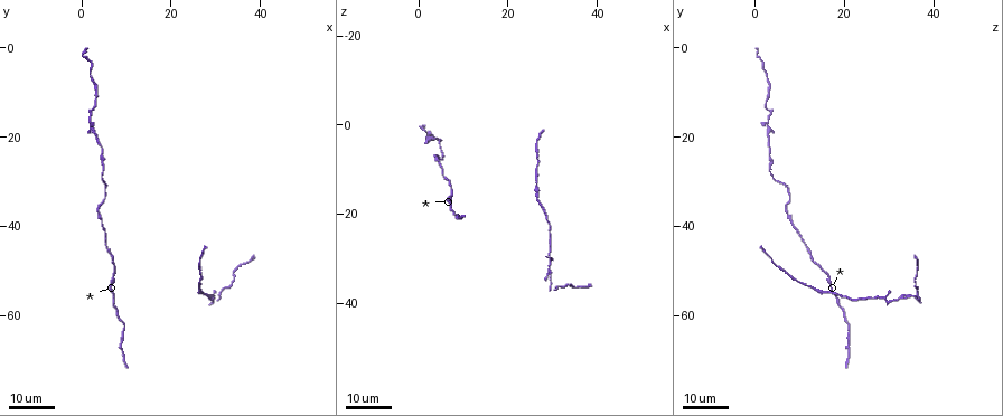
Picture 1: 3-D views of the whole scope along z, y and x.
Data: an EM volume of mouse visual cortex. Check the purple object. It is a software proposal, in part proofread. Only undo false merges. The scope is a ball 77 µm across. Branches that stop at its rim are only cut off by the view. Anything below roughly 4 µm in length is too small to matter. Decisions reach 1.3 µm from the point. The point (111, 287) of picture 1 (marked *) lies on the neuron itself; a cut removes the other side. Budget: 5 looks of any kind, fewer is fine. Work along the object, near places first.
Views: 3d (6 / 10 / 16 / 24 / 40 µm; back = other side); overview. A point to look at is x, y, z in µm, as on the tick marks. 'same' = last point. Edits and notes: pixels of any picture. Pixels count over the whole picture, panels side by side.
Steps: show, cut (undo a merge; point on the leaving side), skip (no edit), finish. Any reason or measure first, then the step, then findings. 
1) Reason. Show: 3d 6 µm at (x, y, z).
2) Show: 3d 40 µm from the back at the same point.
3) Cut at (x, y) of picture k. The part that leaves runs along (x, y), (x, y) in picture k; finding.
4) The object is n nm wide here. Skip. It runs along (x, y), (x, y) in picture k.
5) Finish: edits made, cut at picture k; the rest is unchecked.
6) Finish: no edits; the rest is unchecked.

Show: 3d 24 µm at (26.5, 55.0, 16.5).

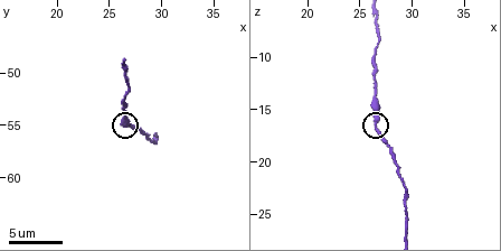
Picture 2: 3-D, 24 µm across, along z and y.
Show: 3d 6 µm at the same point.

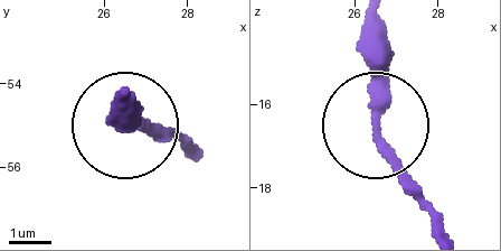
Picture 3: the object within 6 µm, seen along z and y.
The object is 230 nm wide here. Skip. One neuron here.

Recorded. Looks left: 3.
Sudden change in width. Show: 3d 24 µm at (6.5, 46.0, 12.5).

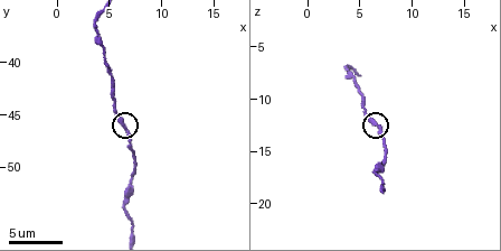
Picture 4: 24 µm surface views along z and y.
Show: 3d 6 µm at (6.4, 46.2, 12.6).

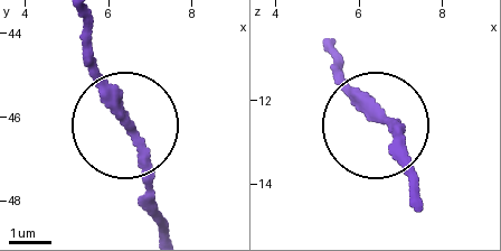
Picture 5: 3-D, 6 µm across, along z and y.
Skip. It runs along (413, 182), (402, 139), (331, 67) in picture 5; continuous, no second neuron.

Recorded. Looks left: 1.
Thick turns thin. Show: 3d 16 µm at (7.0, 55.2, 18.0).

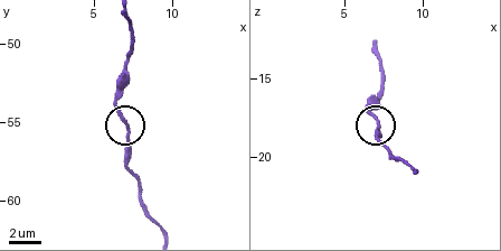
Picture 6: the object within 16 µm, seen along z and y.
Skip. All the same neuron.

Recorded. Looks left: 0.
Finish: no edits; the rest is unchecked.

